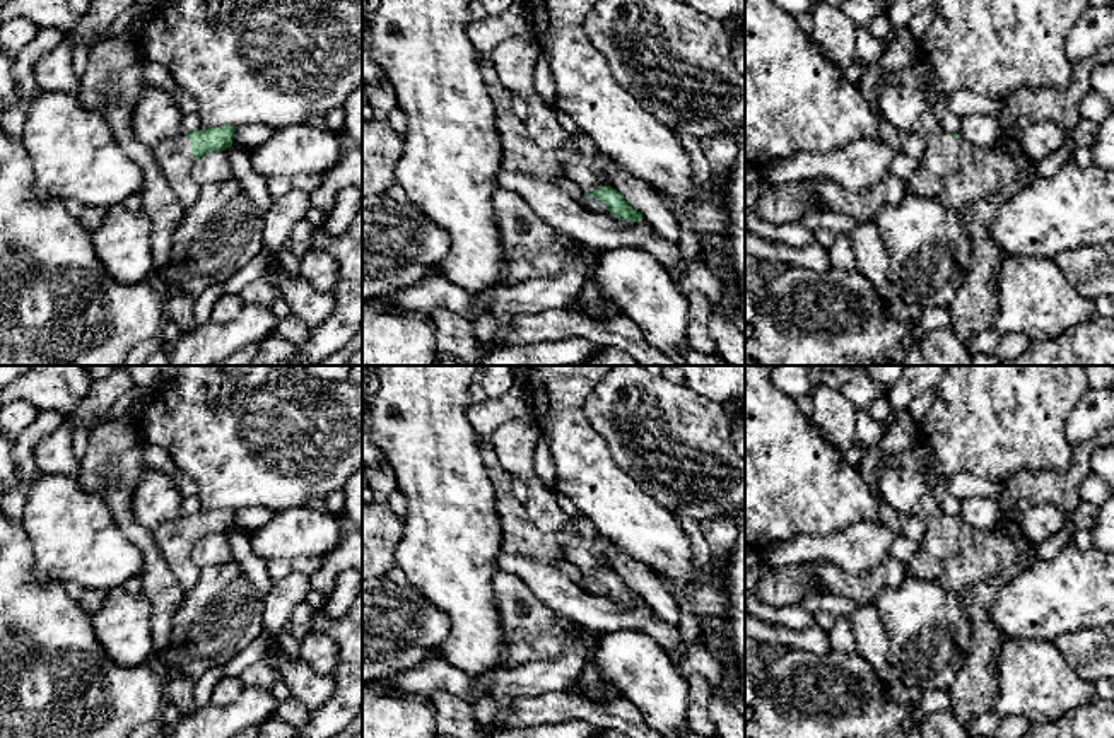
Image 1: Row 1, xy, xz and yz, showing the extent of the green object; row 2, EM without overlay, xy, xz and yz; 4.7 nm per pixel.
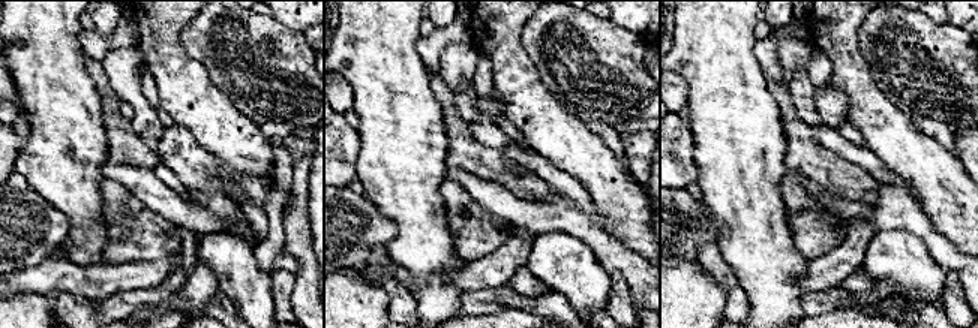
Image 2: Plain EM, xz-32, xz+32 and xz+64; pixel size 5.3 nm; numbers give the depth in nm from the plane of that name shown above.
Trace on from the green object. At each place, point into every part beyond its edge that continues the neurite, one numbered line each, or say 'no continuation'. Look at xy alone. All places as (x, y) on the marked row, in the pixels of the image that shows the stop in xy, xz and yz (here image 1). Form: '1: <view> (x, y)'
1: xy (175, 158)

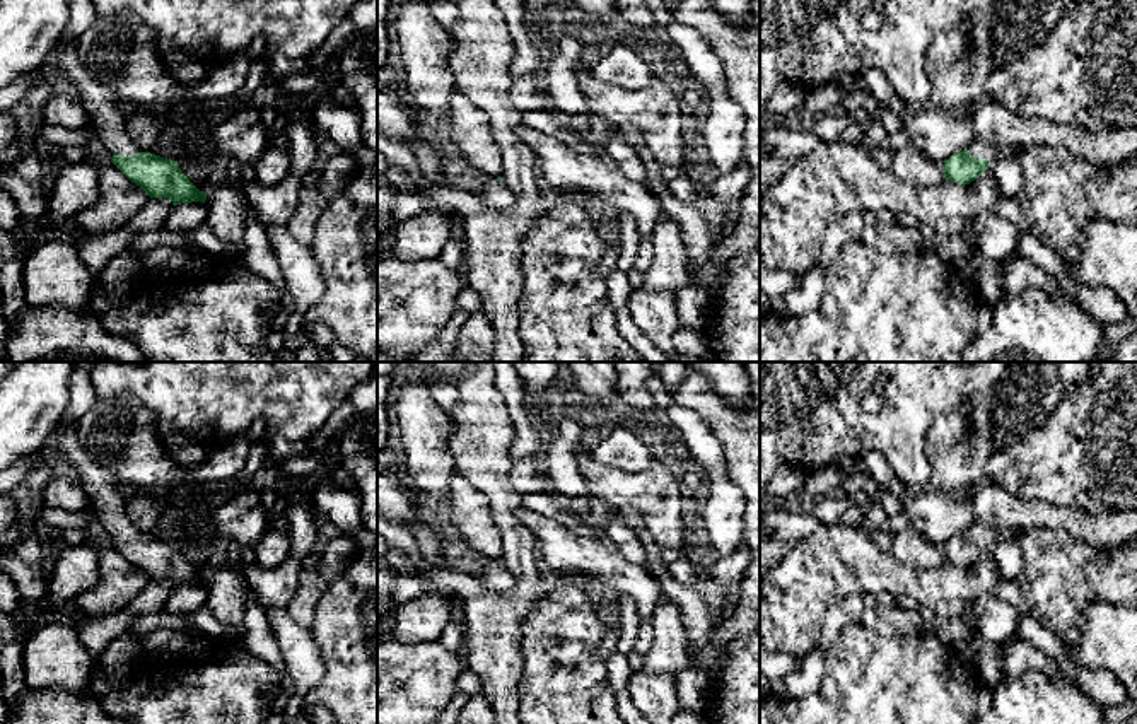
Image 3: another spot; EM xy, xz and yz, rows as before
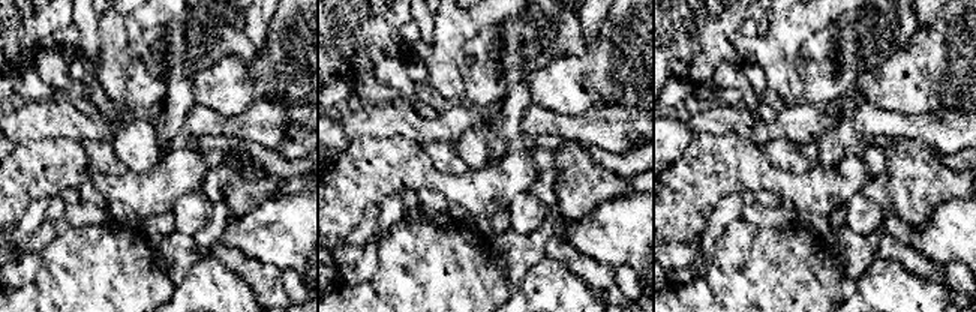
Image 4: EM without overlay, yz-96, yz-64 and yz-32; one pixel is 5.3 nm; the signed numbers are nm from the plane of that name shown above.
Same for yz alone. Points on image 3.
1: yz (979, 149)

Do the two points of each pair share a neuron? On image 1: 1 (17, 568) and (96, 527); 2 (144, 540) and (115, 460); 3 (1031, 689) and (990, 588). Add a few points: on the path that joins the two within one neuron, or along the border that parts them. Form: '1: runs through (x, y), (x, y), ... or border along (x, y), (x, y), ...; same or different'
1: border along (21, 527), (33, 550), (33, 576), (64, 585); different
2: runs through (125, 520), (117, 480); same
3: border along (1008, 638), (1002, 648), (995, 675); different

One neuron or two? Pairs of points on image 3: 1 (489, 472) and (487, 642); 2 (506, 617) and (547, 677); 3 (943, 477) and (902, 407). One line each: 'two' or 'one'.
1: one
2: two
3: two

